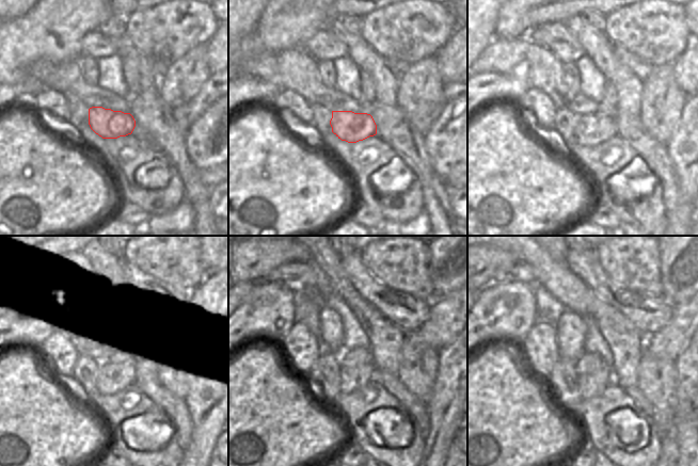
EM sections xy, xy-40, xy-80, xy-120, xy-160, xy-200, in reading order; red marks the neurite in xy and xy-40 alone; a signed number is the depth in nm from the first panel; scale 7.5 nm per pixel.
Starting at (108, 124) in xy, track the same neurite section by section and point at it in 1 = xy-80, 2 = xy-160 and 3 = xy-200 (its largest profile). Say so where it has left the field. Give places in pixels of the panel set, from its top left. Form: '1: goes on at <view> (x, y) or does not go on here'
1: goes on at xy-80 (591, 129)
2: goes on at xy-160 (351, 378)
3: goes on at xy-200 (591, 385)

